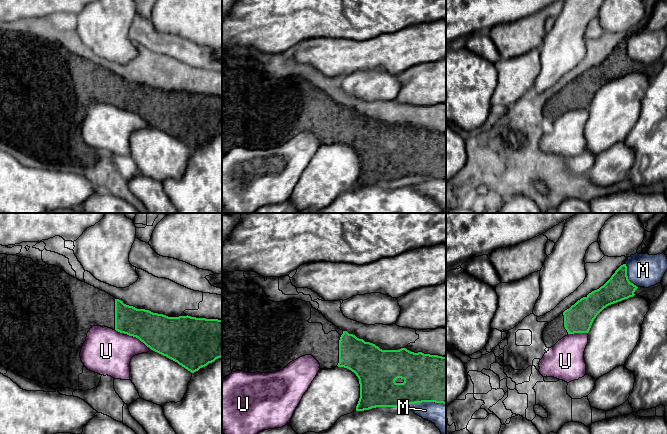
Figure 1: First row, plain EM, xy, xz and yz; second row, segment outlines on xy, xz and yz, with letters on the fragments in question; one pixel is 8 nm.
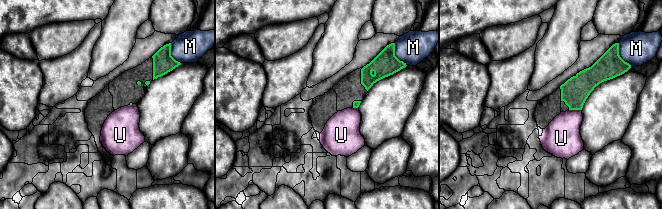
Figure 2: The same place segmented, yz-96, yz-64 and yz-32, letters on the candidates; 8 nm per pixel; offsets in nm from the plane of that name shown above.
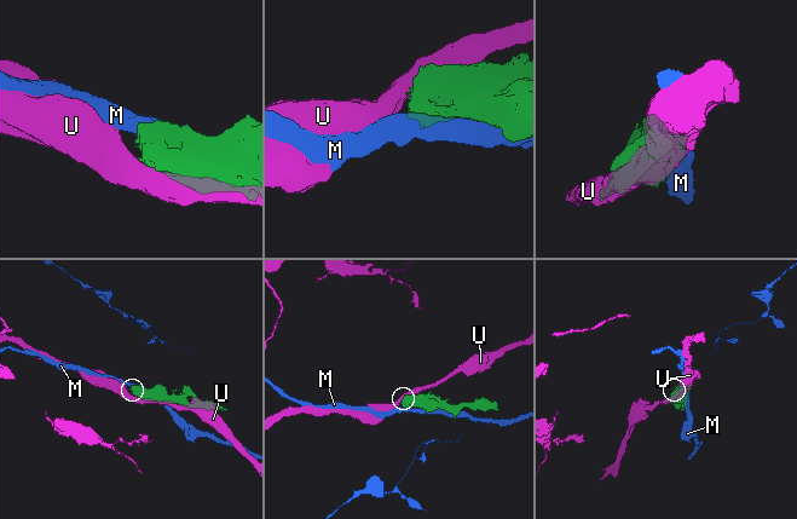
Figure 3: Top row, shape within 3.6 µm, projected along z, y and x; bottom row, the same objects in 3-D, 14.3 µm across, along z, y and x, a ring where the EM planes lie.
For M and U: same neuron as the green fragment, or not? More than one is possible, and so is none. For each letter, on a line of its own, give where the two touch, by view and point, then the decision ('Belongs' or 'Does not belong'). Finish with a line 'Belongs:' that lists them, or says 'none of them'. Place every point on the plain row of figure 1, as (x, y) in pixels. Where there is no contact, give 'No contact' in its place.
M: Touches green at xz (427, 177). Does not belong
U: Touches green at xy (133, 112). Does not belong
Belongs: none of them

